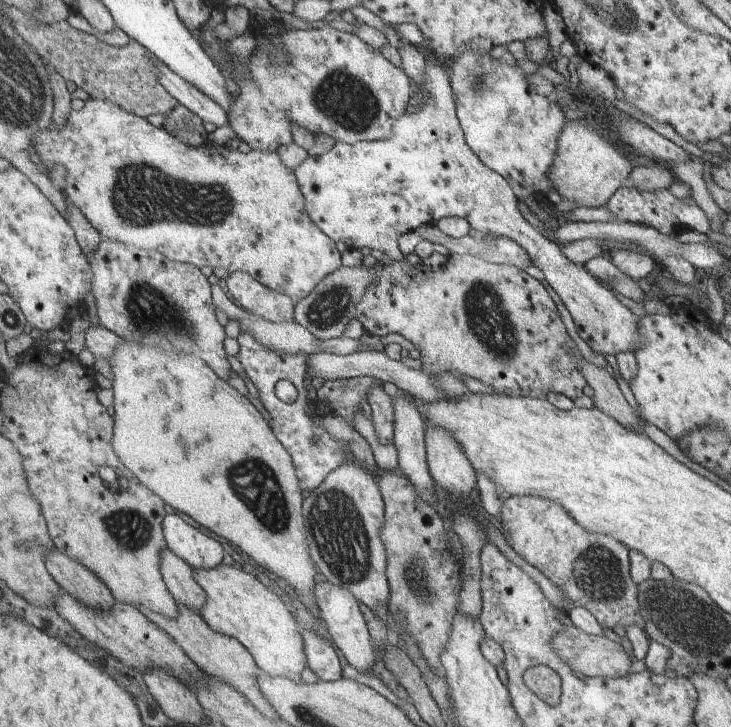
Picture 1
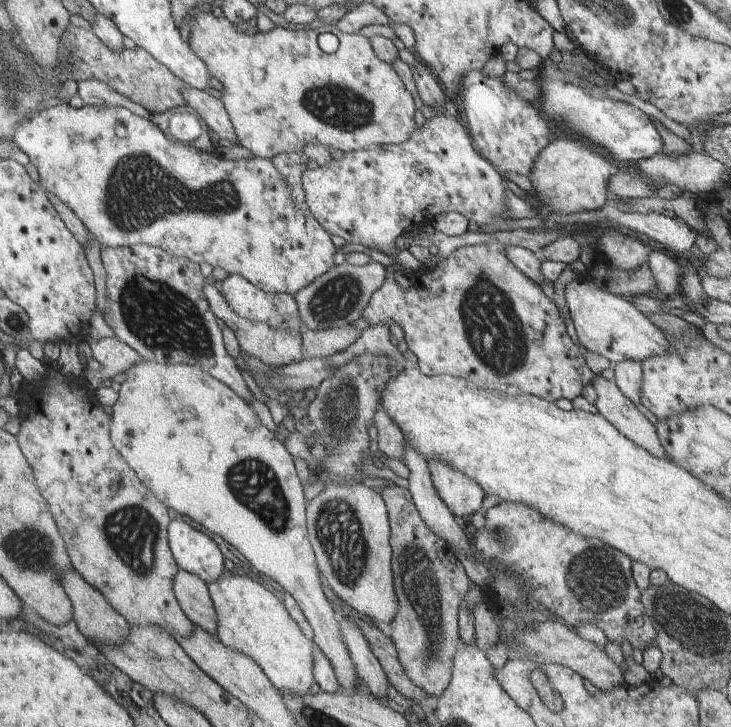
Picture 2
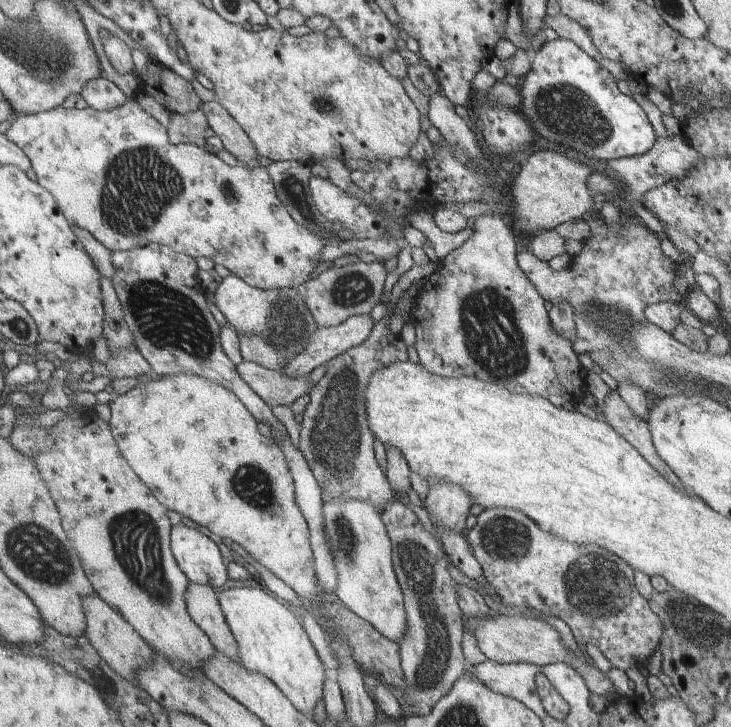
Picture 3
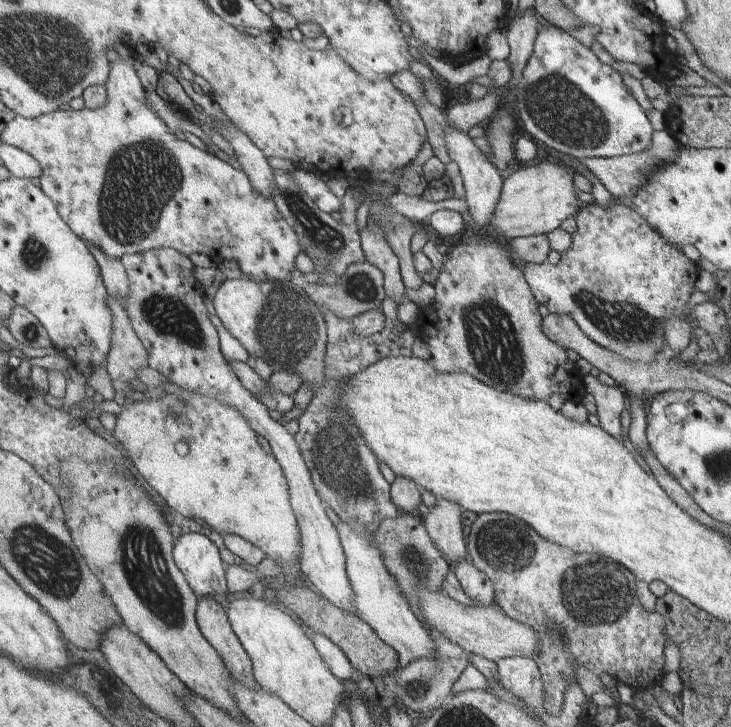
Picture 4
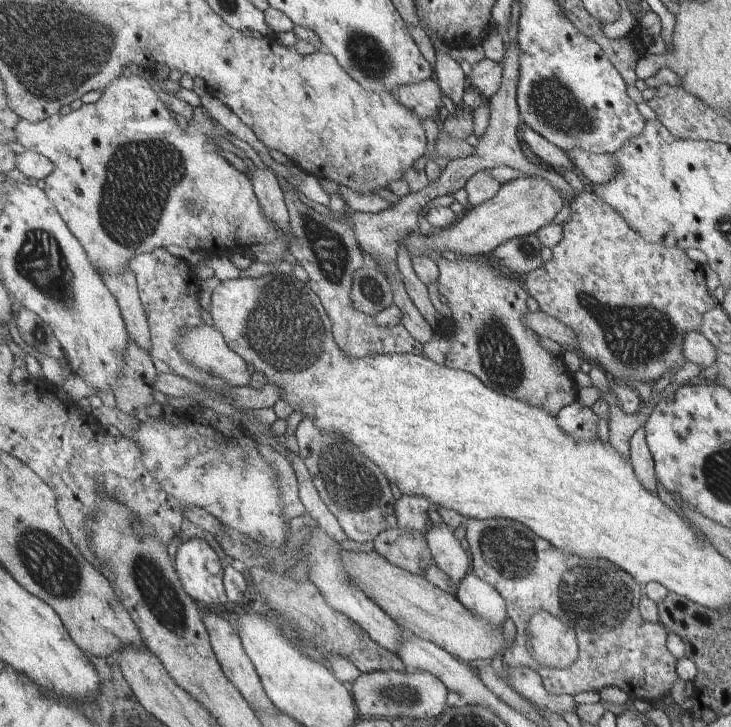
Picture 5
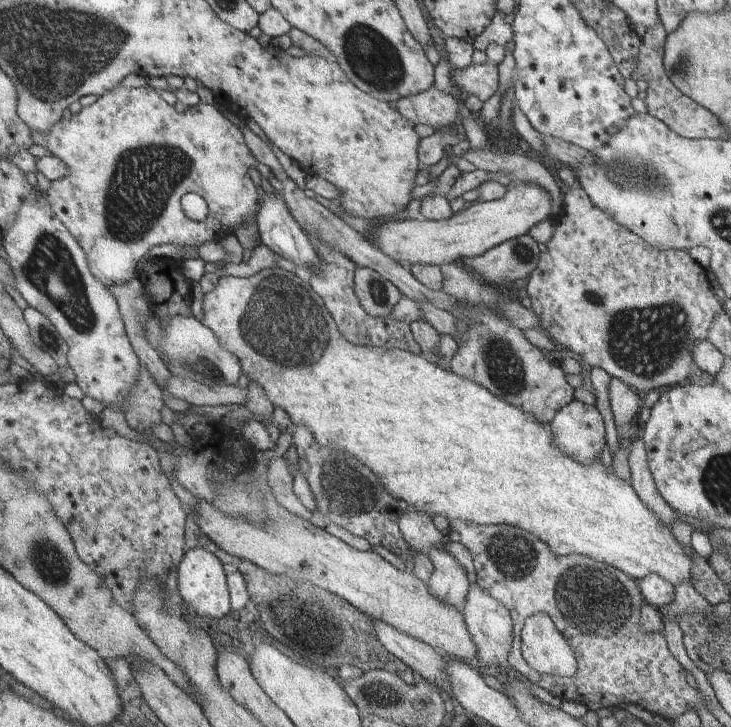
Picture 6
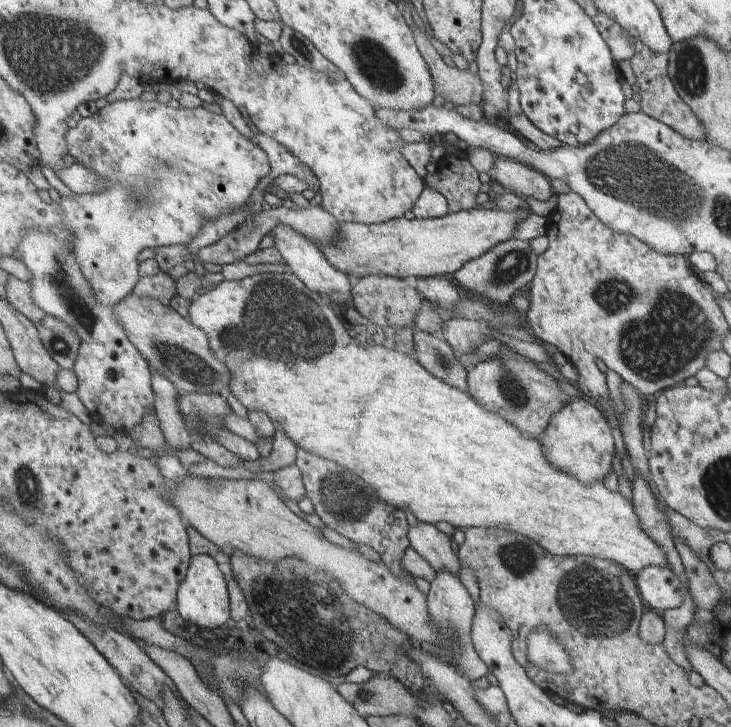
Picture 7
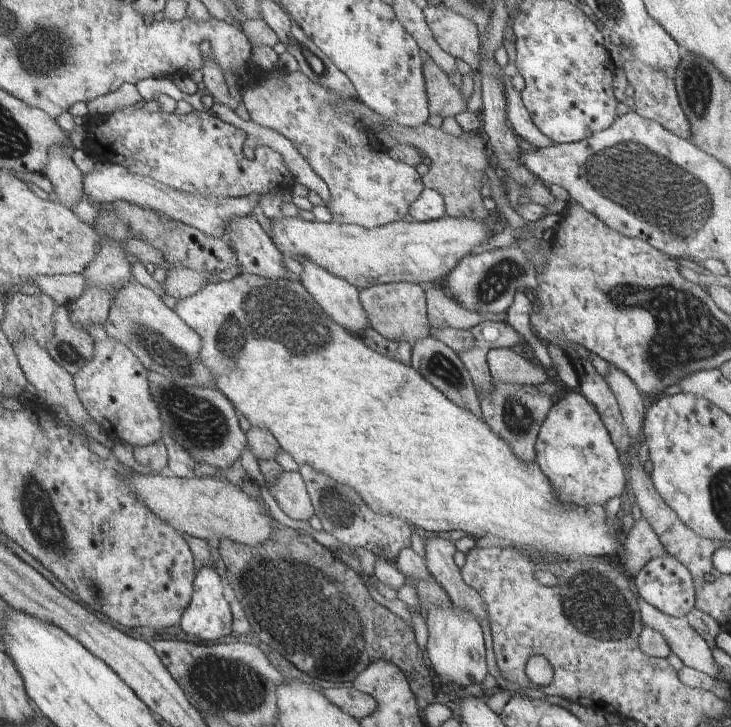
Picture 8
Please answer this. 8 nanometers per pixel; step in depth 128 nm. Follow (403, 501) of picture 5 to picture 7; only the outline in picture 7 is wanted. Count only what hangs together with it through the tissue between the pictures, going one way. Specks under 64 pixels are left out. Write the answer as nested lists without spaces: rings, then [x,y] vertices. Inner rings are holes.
[[[416,523],[410,530],[410,549],[414,549],[436,572],[448,570],[459,576],[461,562],[452,550],[452,537],[447,537],[431,524]]]

